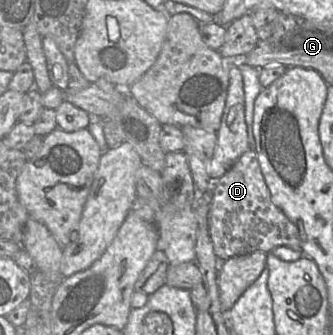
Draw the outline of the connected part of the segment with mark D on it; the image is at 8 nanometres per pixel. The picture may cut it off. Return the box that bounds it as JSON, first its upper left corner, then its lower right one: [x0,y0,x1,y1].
[209,149,301,260]

